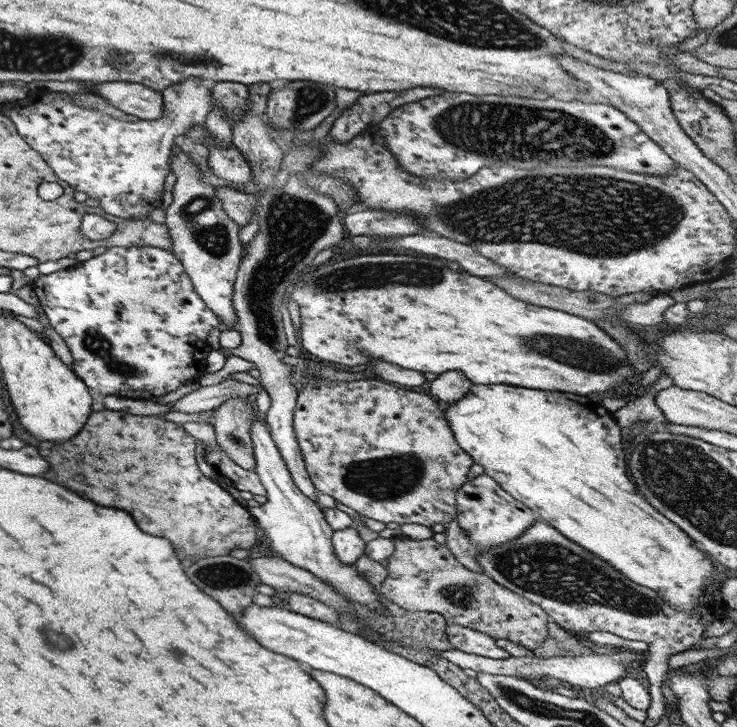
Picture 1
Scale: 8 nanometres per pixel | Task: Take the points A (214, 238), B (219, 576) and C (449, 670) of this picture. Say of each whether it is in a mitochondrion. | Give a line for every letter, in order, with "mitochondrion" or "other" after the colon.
A: mitochondrion
B: mitochondrion
C: other

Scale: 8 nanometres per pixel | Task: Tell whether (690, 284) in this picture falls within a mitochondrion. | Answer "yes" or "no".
no

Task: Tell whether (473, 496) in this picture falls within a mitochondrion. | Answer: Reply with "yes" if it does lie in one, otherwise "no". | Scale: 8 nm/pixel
no

